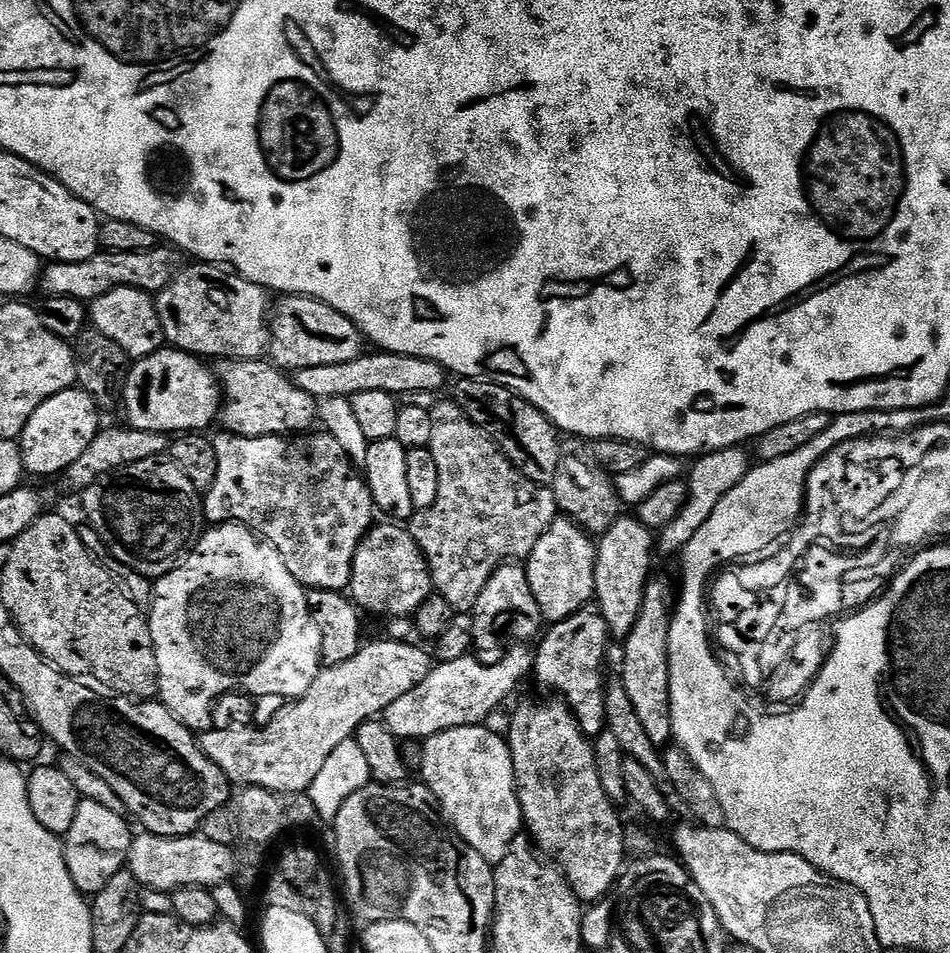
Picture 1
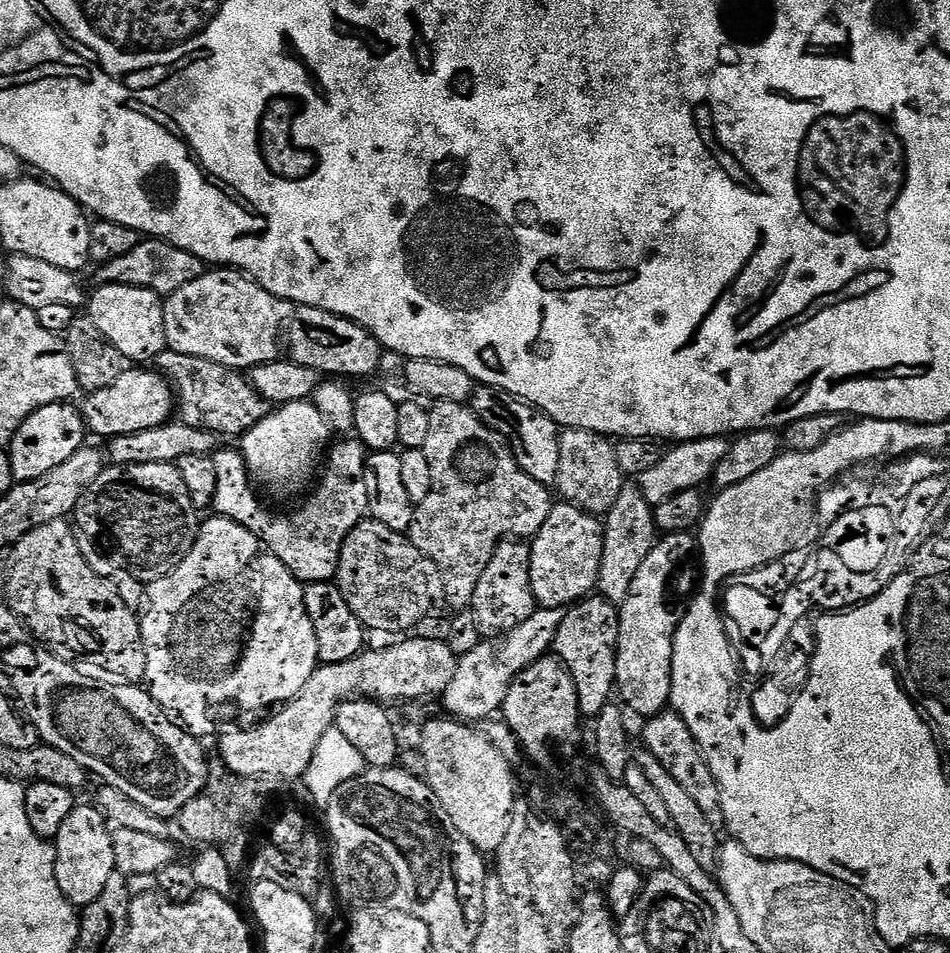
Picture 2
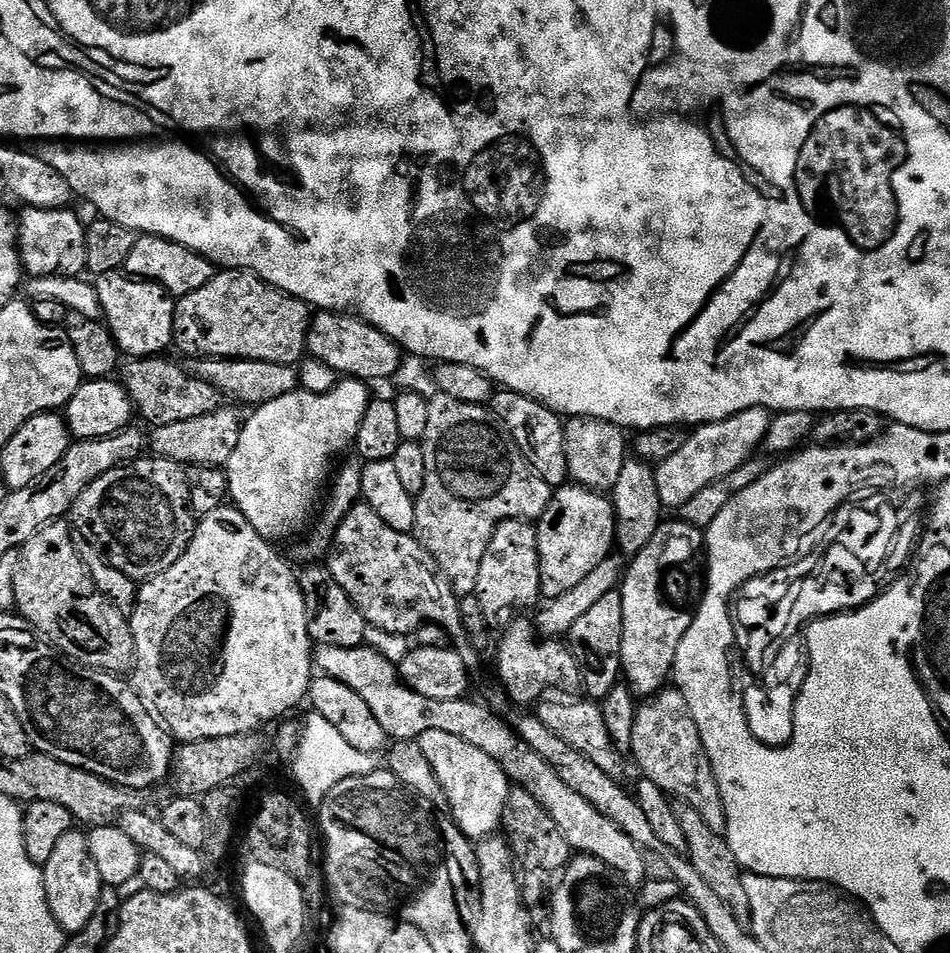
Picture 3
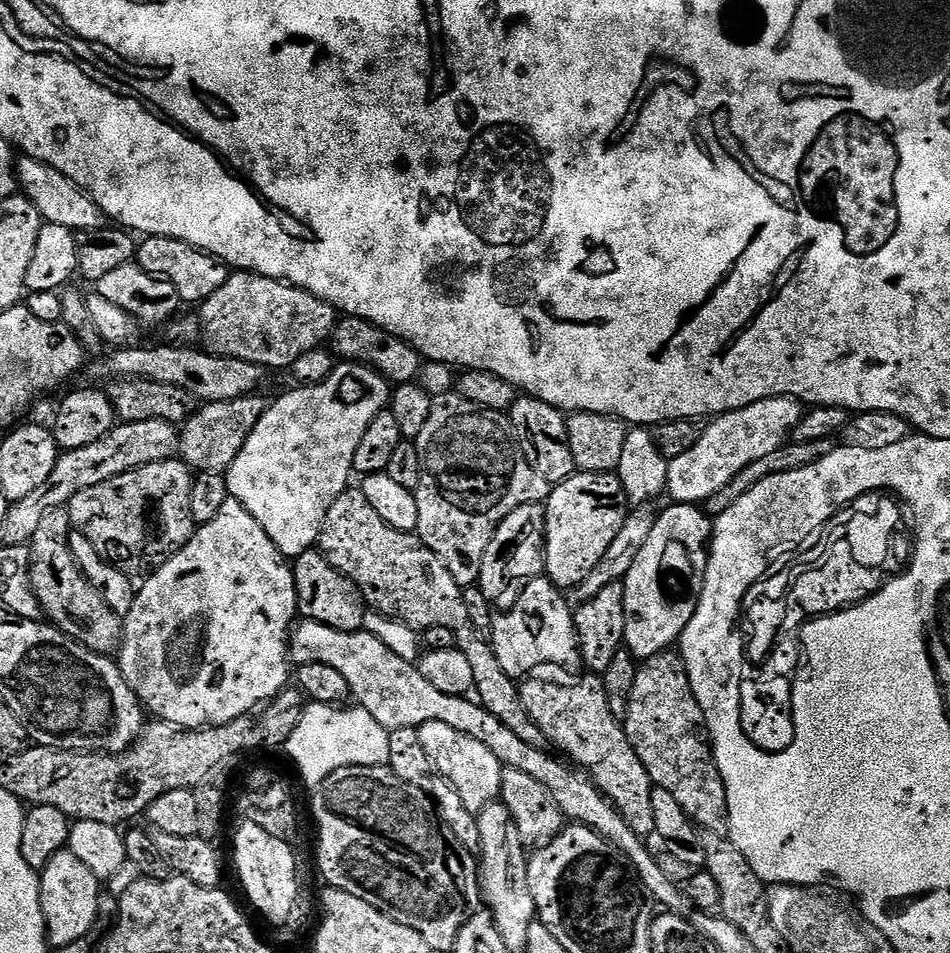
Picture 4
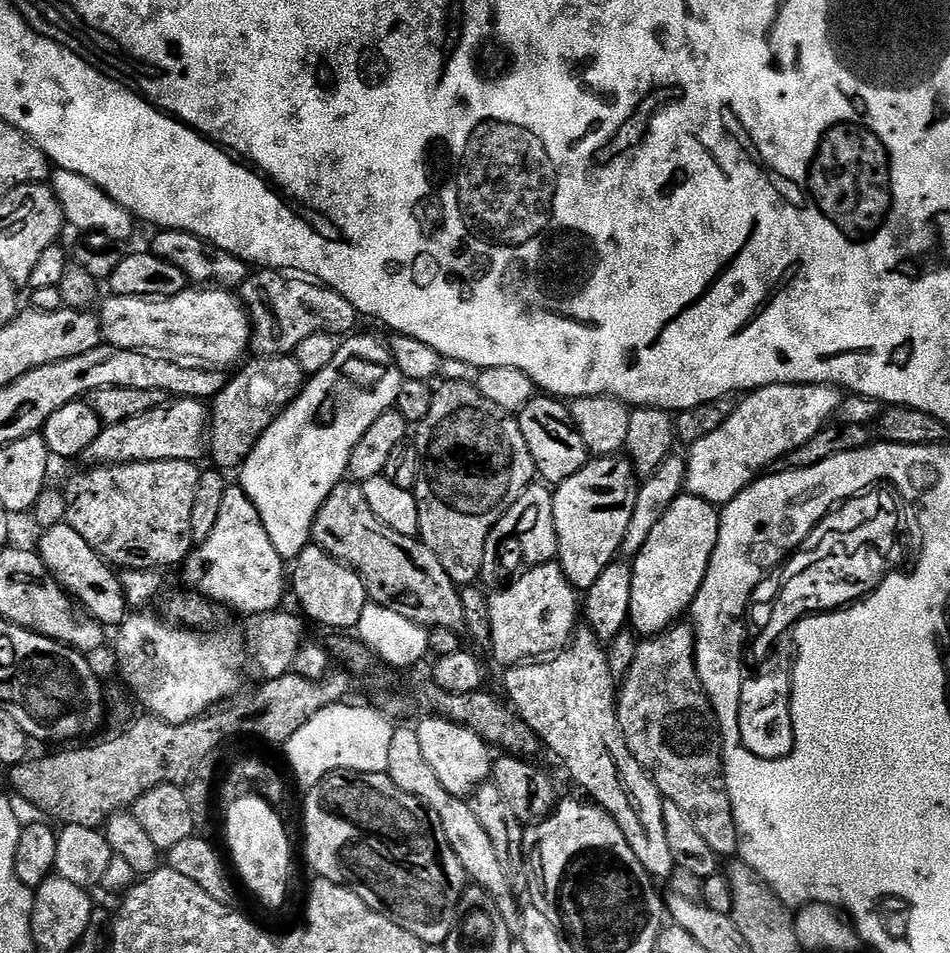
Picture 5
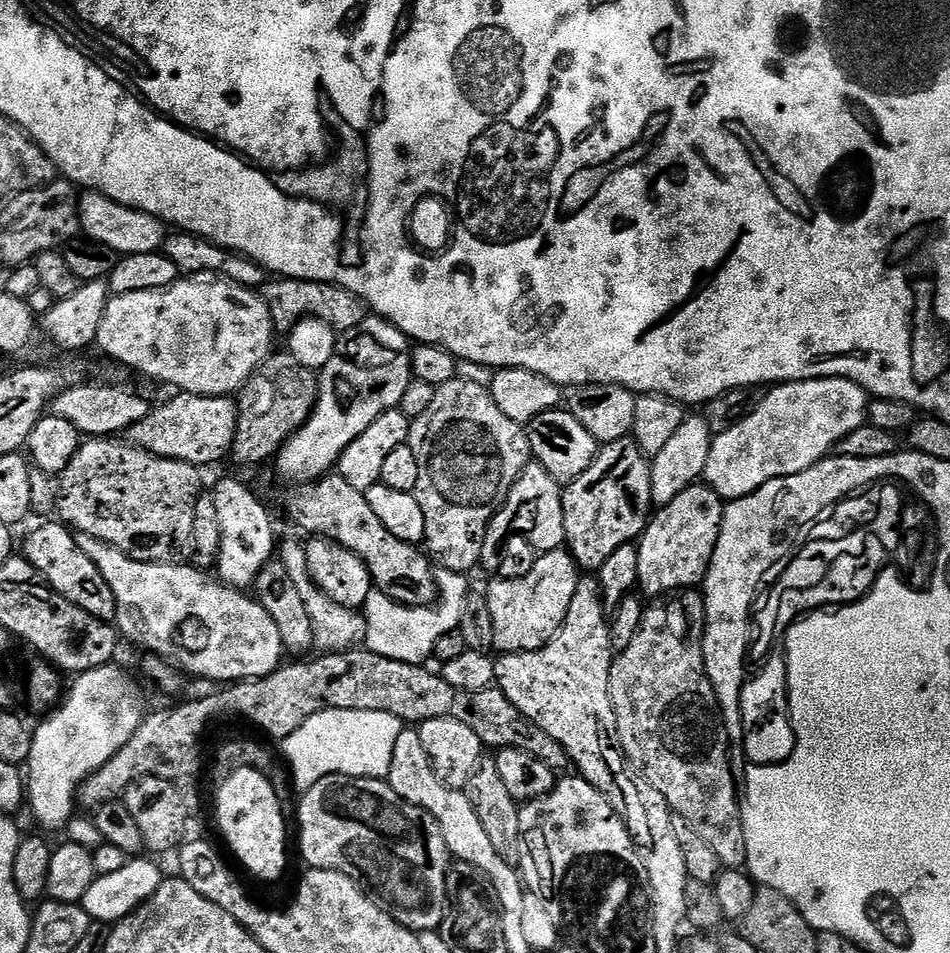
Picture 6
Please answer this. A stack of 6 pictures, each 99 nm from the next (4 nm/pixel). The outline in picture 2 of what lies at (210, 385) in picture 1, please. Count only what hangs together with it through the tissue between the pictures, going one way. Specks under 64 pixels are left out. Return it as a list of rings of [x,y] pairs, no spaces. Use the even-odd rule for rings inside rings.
[[[148,366],[129,367],[118,382],[106,386],[106,390],[89,392],[83,398],[82,411],[87,431],[103,438],[150,430],[159,424],[169,423],[174,416],[173,385],[163,372]]]

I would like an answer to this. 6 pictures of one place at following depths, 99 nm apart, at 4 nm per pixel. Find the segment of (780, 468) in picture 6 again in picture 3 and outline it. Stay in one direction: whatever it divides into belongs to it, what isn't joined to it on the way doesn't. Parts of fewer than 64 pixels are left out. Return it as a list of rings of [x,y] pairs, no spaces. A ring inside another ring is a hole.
[[[766,408],[742,410],[742,414],[734,414],[725,420],[713,424],[701,424],[688,432],[688,440],[666,462],[655,465],[658,482],[658,498],[665,509],[679,510],[687,499],[710,486],[710,482],[718,482],[718,478],[726,478],[726,474],[734,474],[746,461],[757,455],[758,449],[766,438],[766,430],[770,426],[772,416]]]

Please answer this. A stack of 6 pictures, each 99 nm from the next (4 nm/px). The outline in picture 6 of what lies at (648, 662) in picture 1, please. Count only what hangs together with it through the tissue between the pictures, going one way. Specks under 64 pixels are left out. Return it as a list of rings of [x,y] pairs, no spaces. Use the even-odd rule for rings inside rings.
[[[697,482],[682,490],[682,494],[674,498],[674,502],[659,509],[649,519],[648,527],[638,540],[636,582],[645,597],[664,598],[669,594],[703,585],[710,562],[714,558],[714,550],[718,546],[725,507],[725,501],[721,500],[715,490],[703,482]]]

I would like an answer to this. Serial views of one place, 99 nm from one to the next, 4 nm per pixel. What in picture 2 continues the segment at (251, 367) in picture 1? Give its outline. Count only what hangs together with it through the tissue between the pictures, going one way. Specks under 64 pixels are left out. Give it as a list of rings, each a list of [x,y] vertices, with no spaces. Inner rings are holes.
[[[171,350],[164,351],[154,364],[168,377],[178,393],[179,423],[205,428],[221,437],[240,438],[269,414],[269,402],[264,400],[243,371],[227,368],[206,358],[194,358],[190,354],[178,354]]]

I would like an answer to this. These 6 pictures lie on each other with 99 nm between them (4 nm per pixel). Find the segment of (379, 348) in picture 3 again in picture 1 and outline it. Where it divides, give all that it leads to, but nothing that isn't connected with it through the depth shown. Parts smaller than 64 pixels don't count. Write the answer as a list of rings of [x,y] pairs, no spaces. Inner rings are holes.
[[[281,295],[270,312],[270,360],[281,370],[295,370],[306,366],[334,366],[334,362],[350,362],[365,351],[366,341],[356,324],[338,310],[326,306],[326,302],[309,296]]]

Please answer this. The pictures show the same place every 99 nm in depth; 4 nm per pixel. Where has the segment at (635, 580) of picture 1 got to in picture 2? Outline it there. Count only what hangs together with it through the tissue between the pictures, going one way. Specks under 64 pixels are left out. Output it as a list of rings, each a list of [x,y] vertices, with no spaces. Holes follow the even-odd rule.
[[[632,482],[625,483],[622,494],[618,494],[618,502],[608,511],[604,525],[604,549],[602,550],[602,566],[600,567],[599,595],[617,606],[632,593],[632,583],[642,567],[642,562],[656,545],[658,529],[654,506],[646,502],[642,490]]]

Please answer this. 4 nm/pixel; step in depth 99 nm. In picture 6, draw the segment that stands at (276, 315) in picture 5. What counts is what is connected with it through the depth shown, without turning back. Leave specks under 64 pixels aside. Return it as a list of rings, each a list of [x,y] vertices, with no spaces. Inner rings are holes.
[[[272,278],[263,285],[262,295],[270,310],[273,329],[281,334],[291,332],[292,327],[306,316],[314,316],[326,322],[338,334],[358,326],[366,319],[364,301],[336,284],[320,284],[317,280]]]

